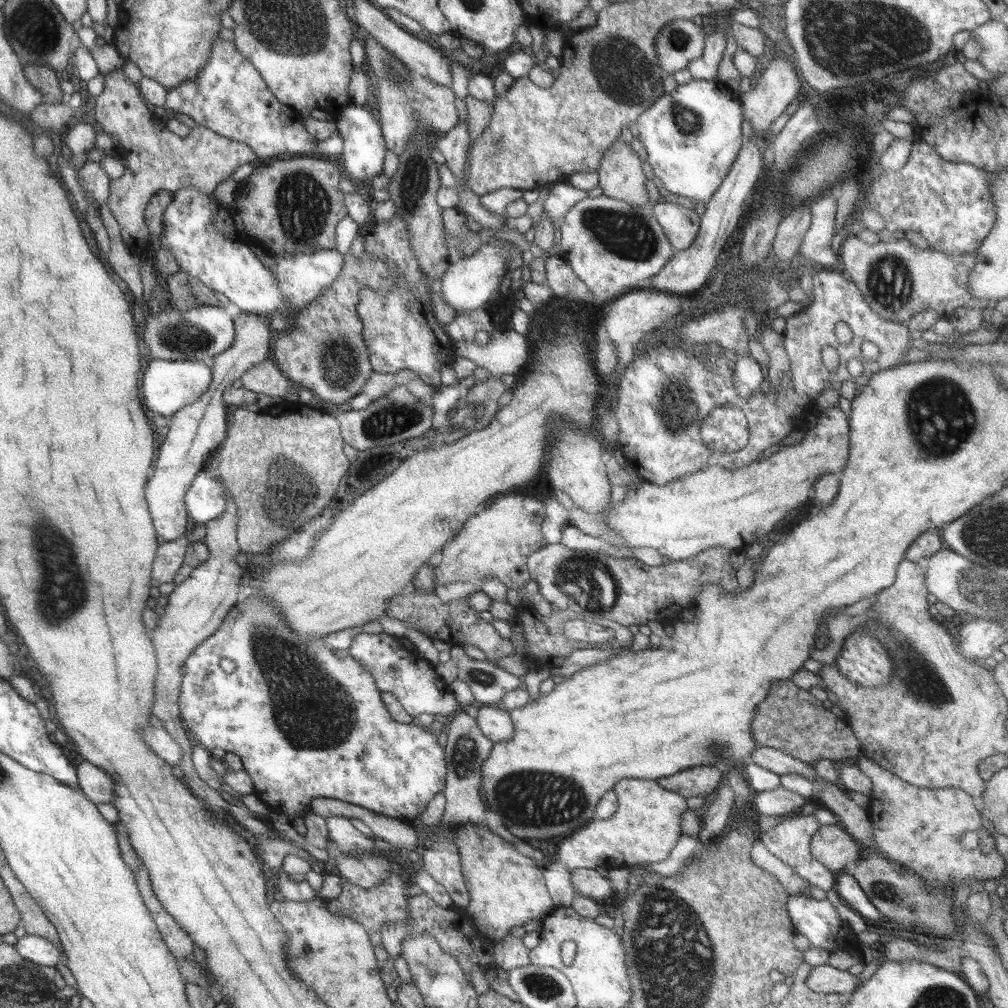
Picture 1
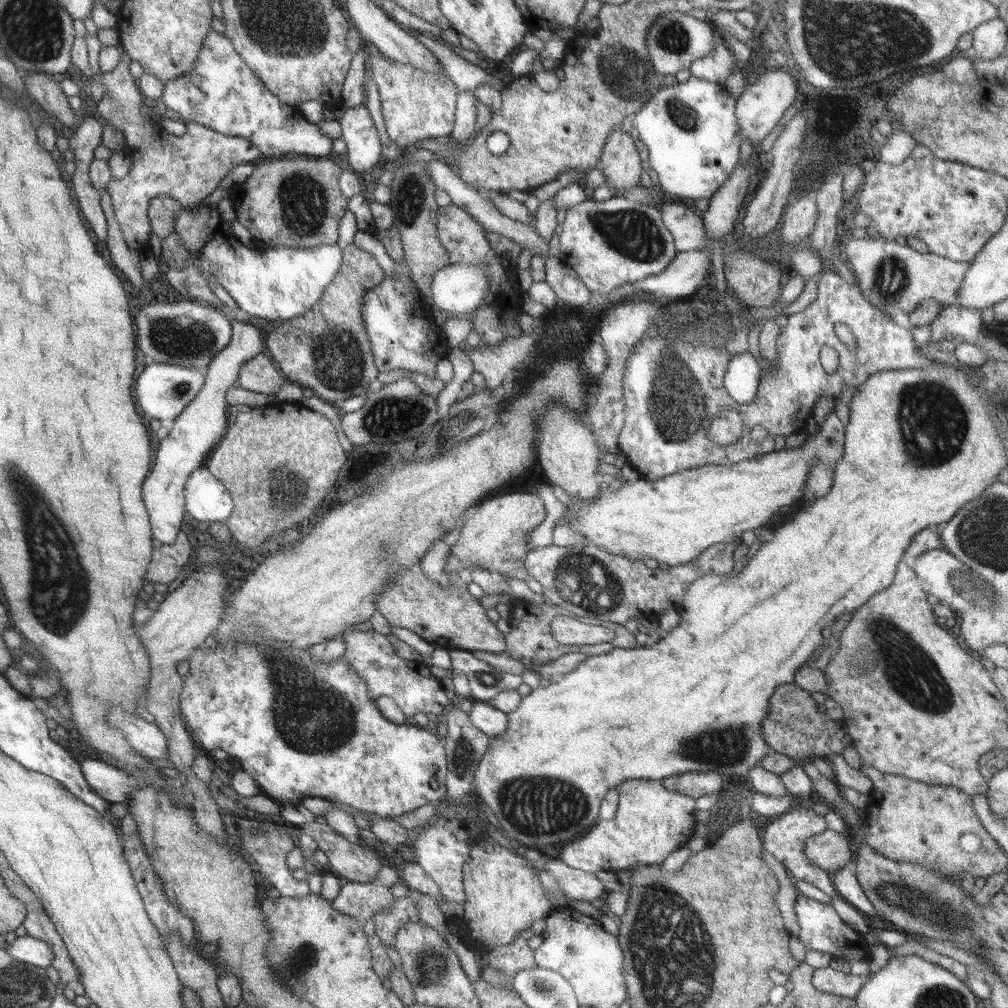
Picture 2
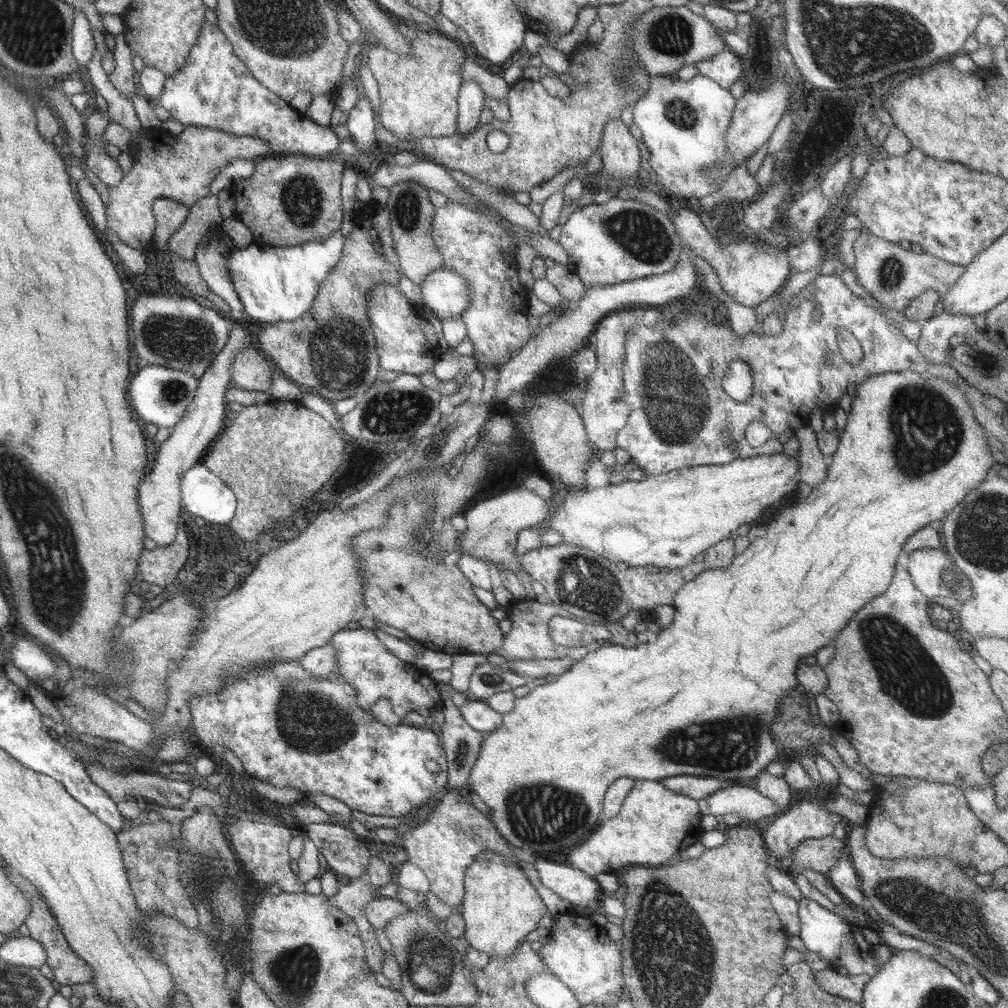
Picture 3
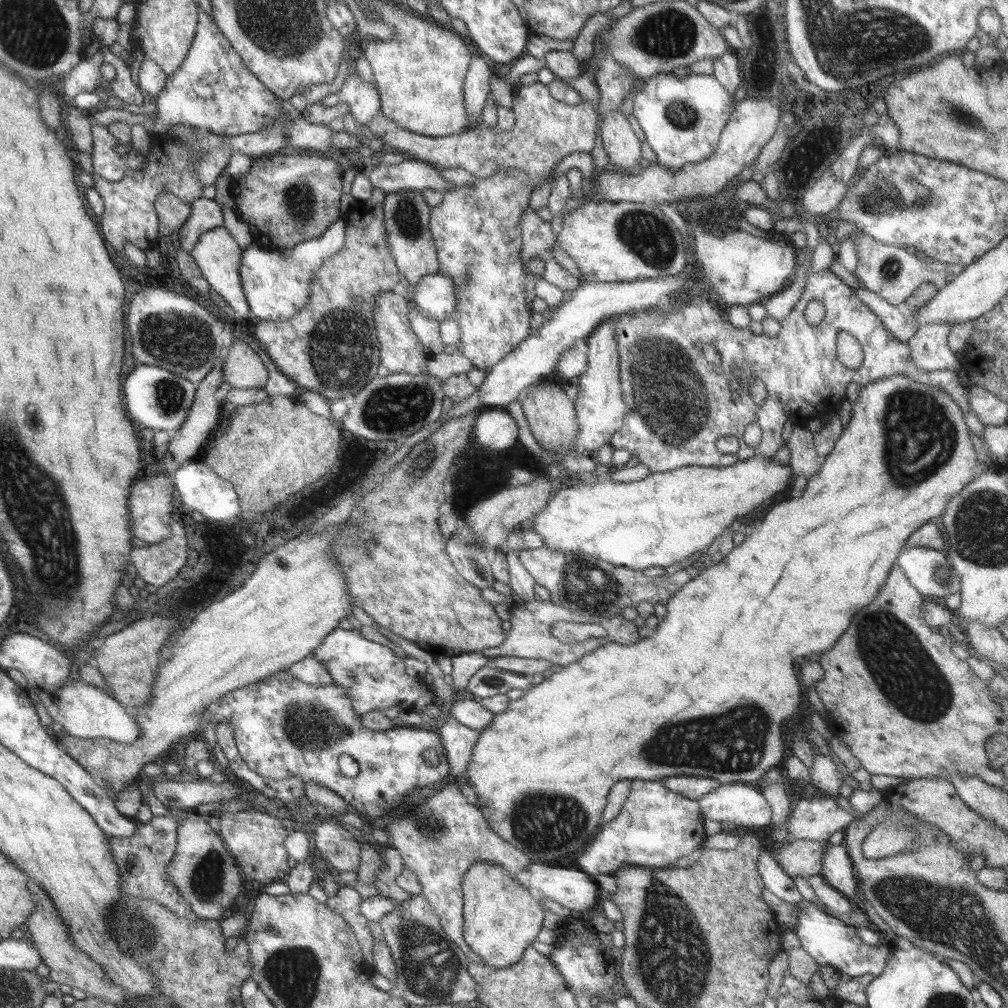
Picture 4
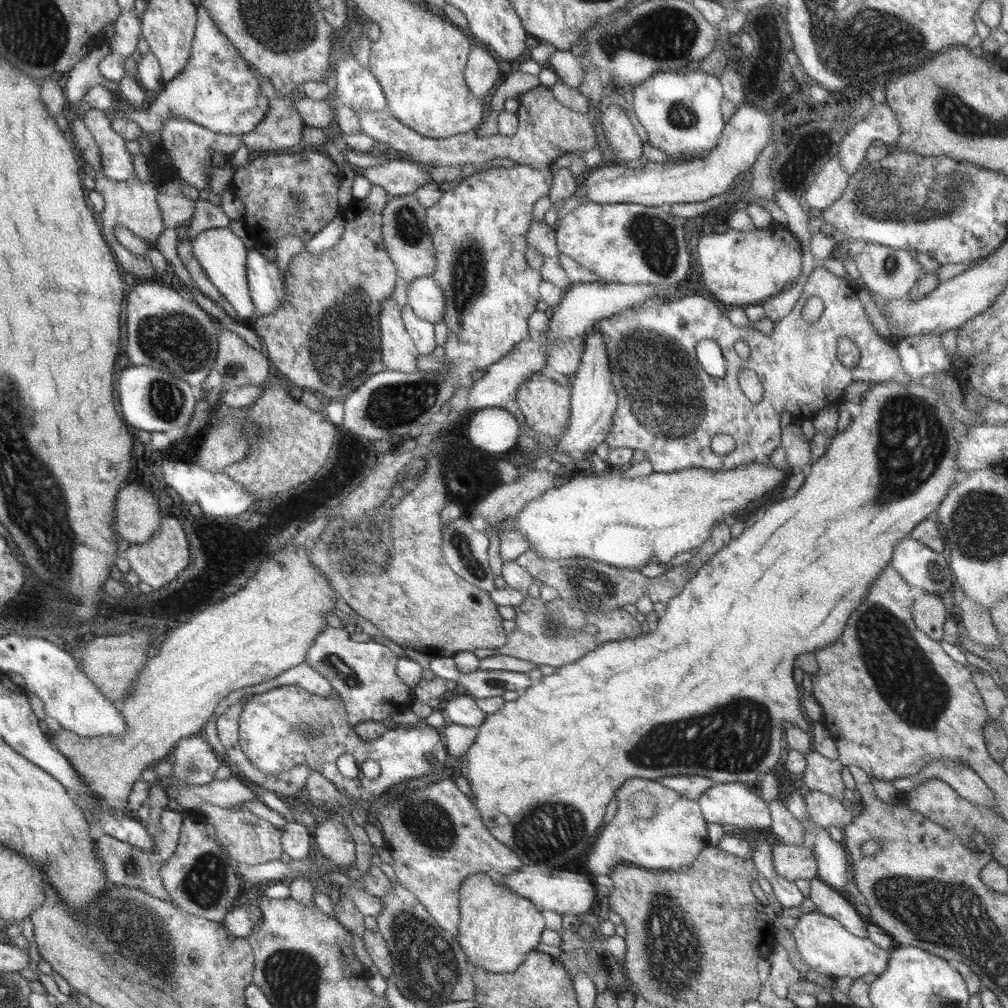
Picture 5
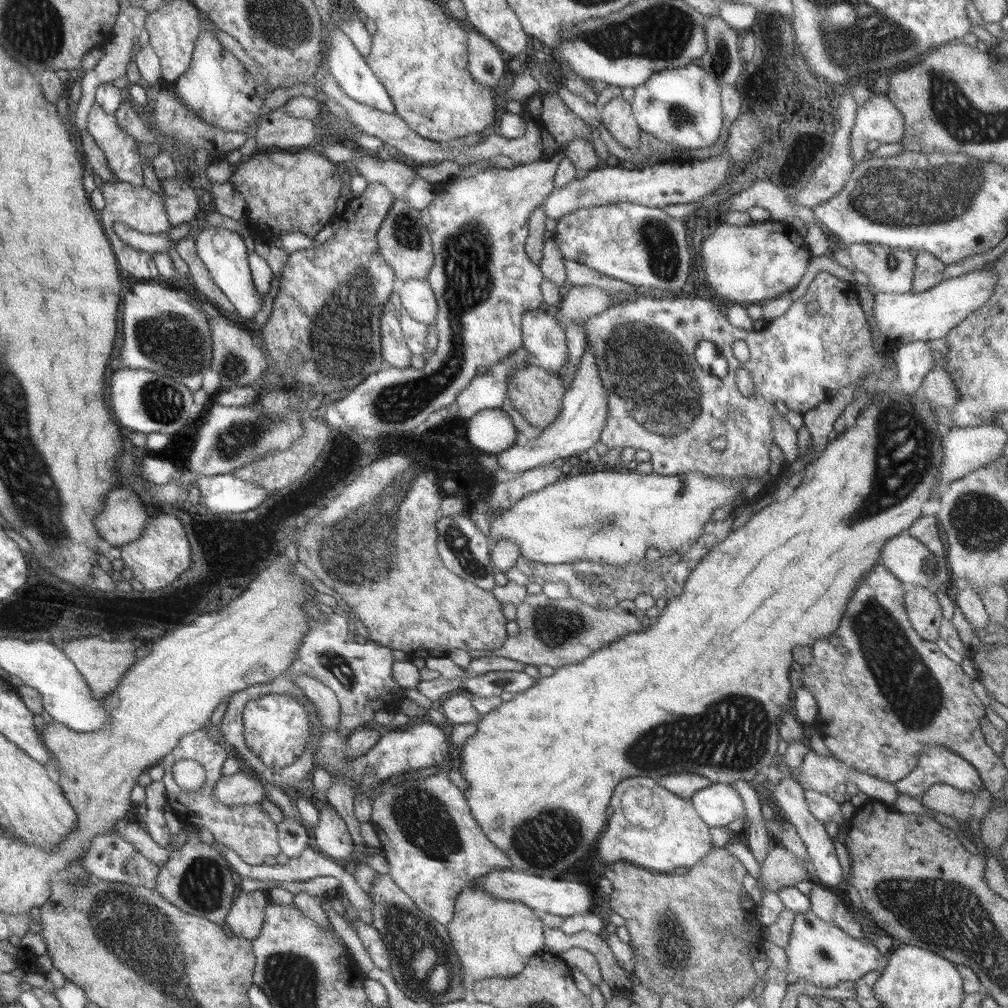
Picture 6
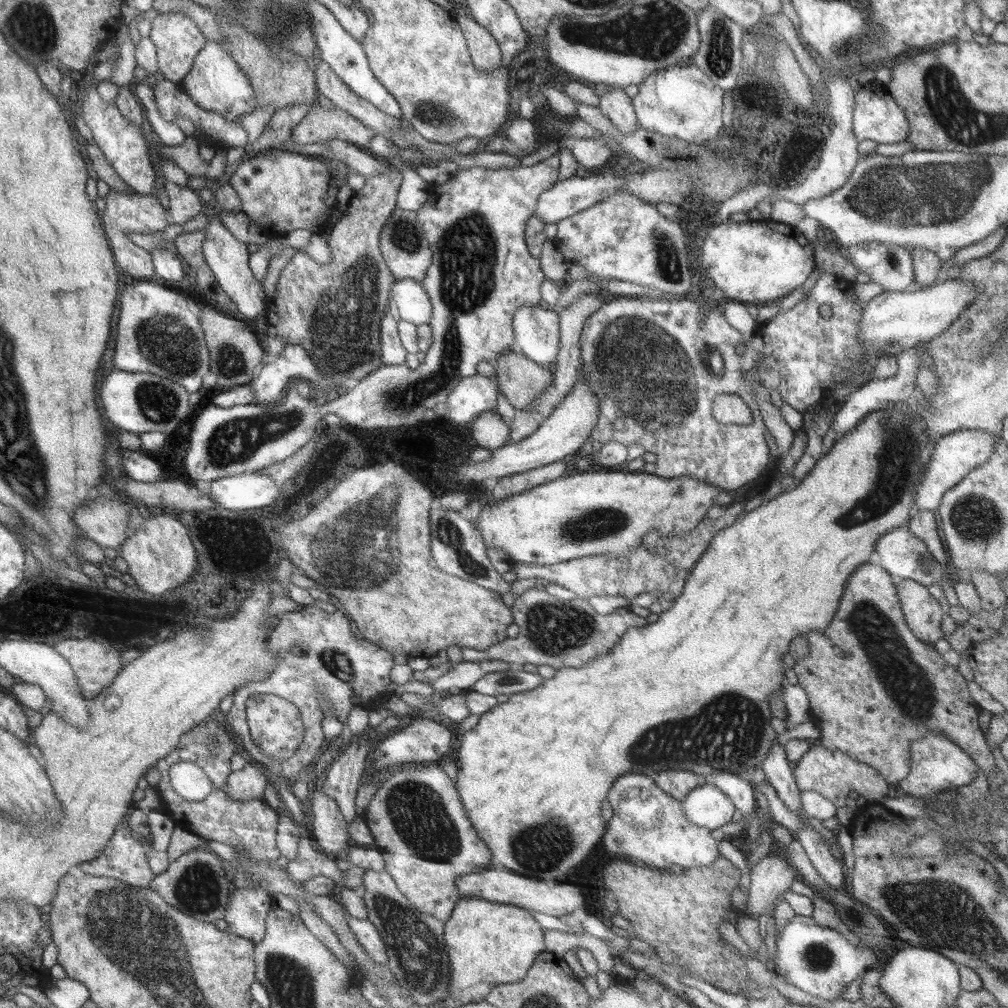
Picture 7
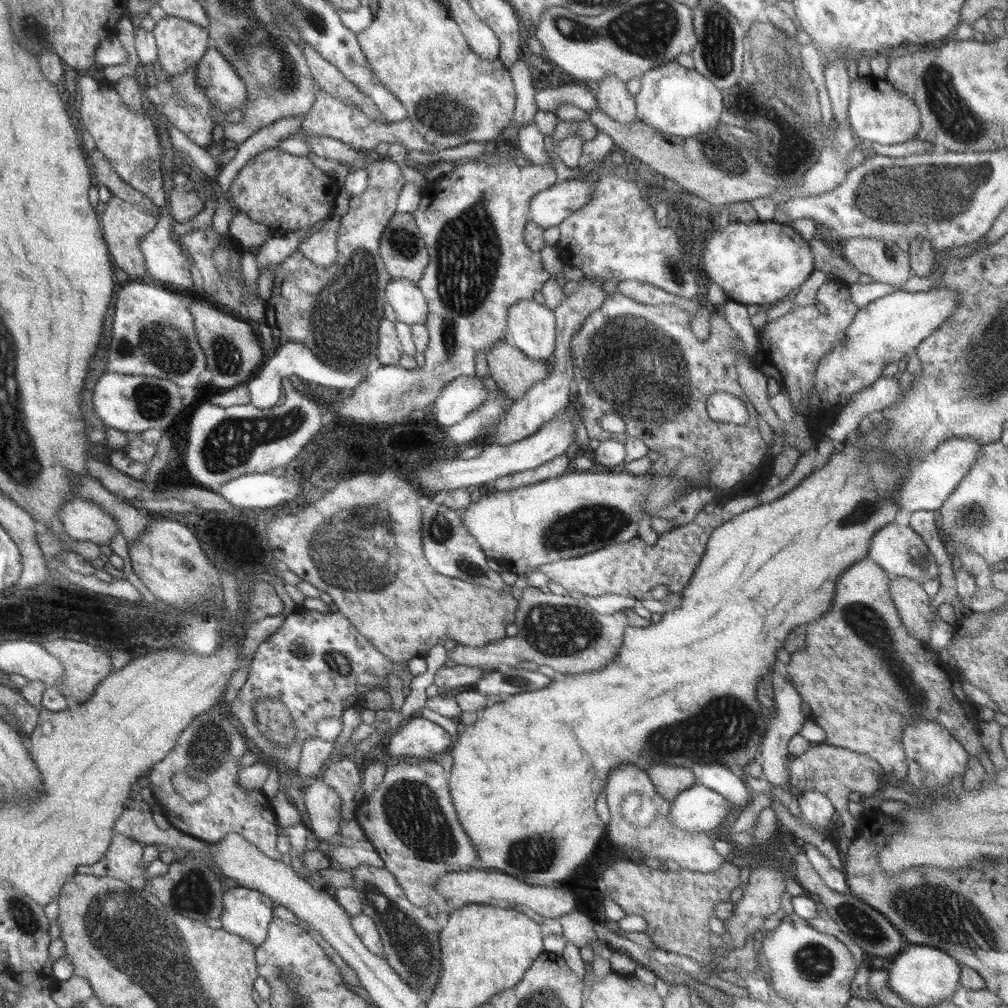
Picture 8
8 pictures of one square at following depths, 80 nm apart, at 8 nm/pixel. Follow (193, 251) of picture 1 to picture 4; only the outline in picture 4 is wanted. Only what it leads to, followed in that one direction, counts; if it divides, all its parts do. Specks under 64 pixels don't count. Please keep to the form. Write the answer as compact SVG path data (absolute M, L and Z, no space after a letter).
M345 218L337 220L320 238L295 244L293 249L288 249L285 253L260 242L243 249L238 272L251 314L260 318L260 321L282 321L292 319L302 312L310 300L313 272L325 264L328 256L334 256L341 251L345 244L346 227Z

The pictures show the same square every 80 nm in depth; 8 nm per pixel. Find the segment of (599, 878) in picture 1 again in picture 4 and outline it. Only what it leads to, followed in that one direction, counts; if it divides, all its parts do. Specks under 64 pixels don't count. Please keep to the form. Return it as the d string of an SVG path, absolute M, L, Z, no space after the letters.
M531 862L523 872L516 875L516 880L529 888L533 896L537 897L538 902L542 900L543 904L542 898L550 898L560 906L578 912L586 912L589 908L592 908L596 904L596 895L602 894L593 877L582 872L579 868L574 870L572 866L560 868L560 866Z

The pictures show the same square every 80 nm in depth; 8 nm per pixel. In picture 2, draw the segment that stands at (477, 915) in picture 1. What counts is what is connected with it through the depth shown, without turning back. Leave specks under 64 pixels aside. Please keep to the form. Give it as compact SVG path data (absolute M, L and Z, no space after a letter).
M490 836L474 840L463 872L467 894L463 917L468 926L468 936L480 948L490 951L510 944L522 930L532 928L538 920L546 919L554 912L540 879L530 868L530 862L500 846Z

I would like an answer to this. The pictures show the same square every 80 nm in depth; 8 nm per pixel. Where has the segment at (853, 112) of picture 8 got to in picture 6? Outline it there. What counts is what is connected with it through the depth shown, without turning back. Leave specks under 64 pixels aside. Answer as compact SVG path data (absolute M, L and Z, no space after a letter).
M870 94L870 99L857 110L852 127L850 154L855 164L866 158L866 144L878 140L882 144L899 143L904 136L902 113L886 94Z

